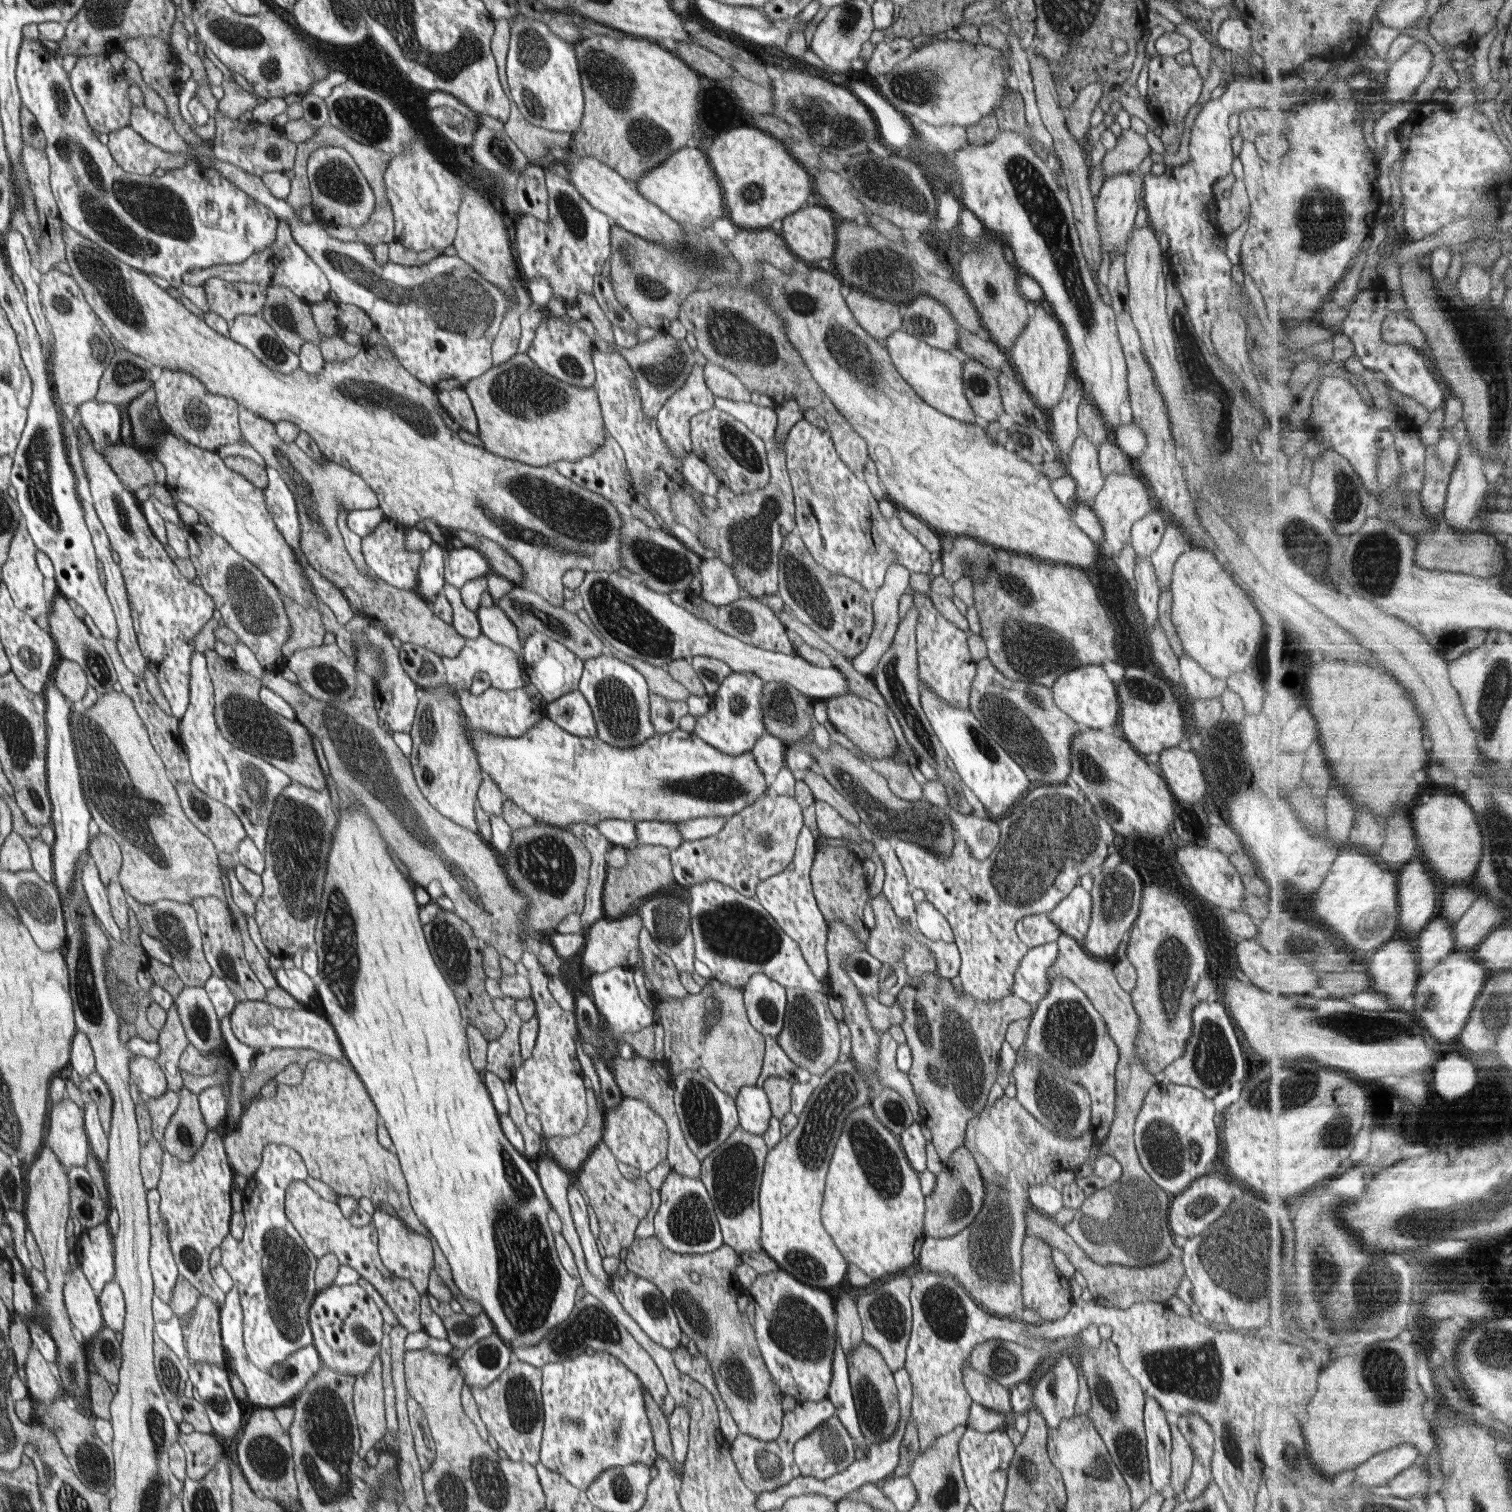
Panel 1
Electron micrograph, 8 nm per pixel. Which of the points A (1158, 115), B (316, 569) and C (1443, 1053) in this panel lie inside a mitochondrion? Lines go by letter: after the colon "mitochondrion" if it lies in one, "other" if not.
A: other
B: other
C: other

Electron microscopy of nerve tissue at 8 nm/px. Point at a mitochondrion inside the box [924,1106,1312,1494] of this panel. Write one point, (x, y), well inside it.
(1263, 1243)

